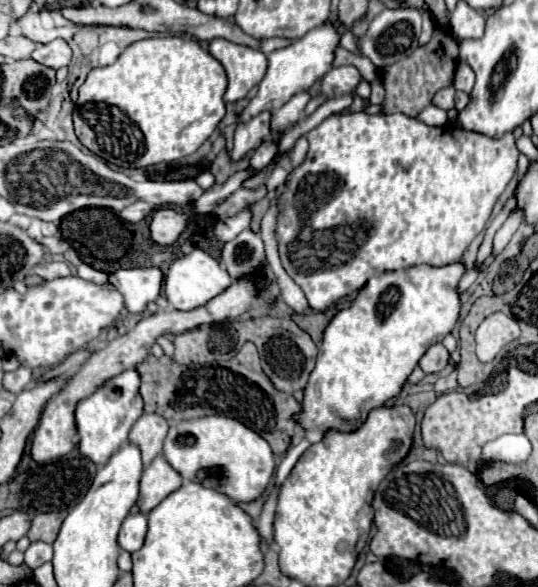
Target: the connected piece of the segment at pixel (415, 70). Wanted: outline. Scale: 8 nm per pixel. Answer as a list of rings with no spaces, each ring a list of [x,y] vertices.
[[[435,28],[433,38],[429,44],[417,48],[409,58],[389,66],[383,74],[383,86],[385,86],[385,114],[401,112],[405,116],[417,116],[425,106],[431,104],[433,94],[437,88],[445,88],[451,84],[453,74],[457,66],[457,42],[455,38],[447,36],[443,28]]]

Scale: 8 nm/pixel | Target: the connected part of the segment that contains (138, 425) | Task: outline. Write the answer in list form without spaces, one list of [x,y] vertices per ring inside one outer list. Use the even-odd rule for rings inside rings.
[[[143,414],[131,428],[129,432],[129,440],[137,442],[137,446],[141,446],[141,454],[143,454],[143,462],[145,466],[149,466],[149,462],[163,454],[163,440],[167,434],[167,420],[159,414]]]

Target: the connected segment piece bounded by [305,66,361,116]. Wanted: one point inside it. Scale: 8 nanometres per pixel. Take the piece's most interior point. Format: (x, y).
(342, 80)

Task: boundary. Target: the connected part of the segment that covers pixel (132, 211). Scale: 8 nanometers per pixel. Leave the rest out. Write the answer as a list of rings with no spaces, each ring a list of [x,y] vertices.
[[[133,202],[131,206],[121,210],[121,218],[127,222],[141,222],[149,212],[153,212],[153,206],[149,206],[147,202]]]

